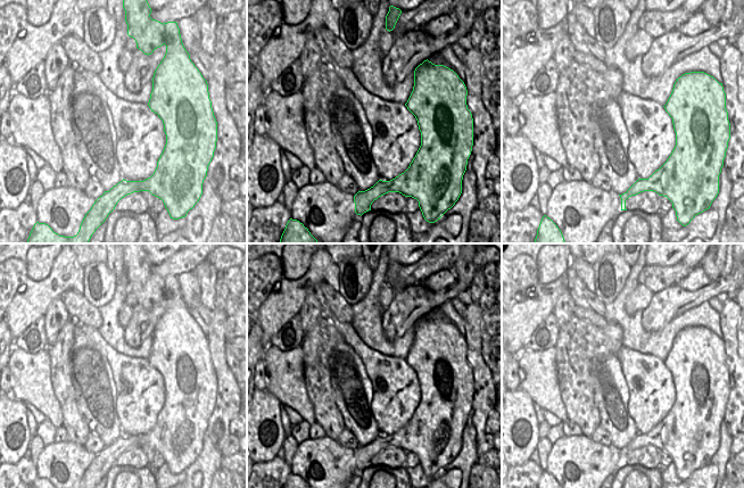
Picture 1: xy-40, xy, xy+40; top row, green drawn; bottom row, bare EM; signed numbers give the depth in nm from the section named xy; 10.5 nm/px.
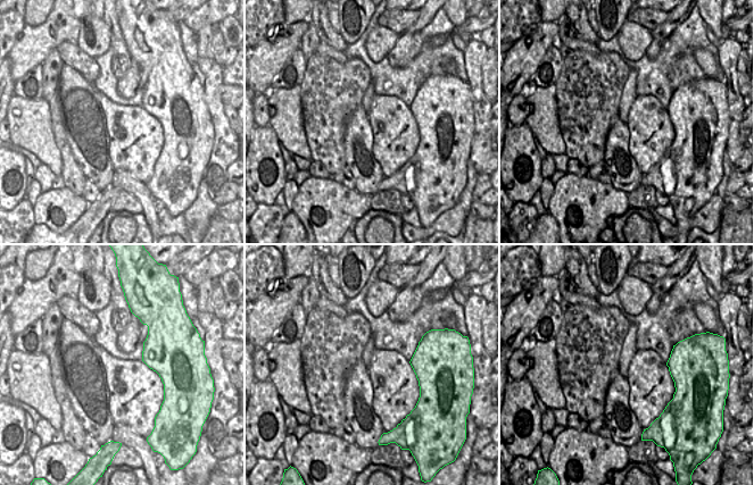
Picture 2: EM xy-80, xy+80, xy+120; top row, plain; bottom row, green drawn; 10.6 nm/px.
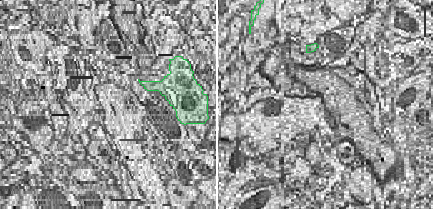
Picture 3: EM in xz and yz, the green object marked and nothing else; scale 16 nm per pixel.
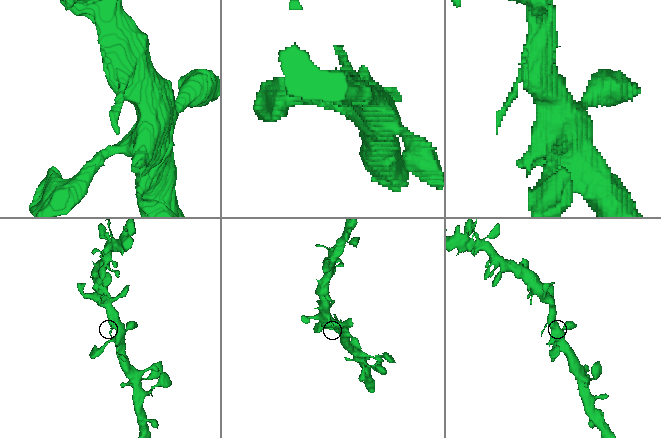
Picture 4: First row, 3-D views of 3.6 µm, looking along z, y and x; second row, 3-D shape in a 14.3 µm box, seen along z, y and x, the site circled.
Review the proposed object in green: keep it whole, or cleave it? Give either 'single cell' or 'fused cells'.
single cell

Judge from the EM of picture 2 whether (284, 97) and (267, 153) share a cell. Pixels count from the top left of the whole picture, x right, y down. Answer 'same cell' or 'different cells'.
different cells

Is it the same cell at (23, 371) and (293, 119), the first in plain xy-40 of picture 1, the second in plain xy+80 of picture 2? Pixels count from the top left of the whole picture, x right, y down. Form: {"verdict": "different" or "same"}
{"verdict": "same"}

